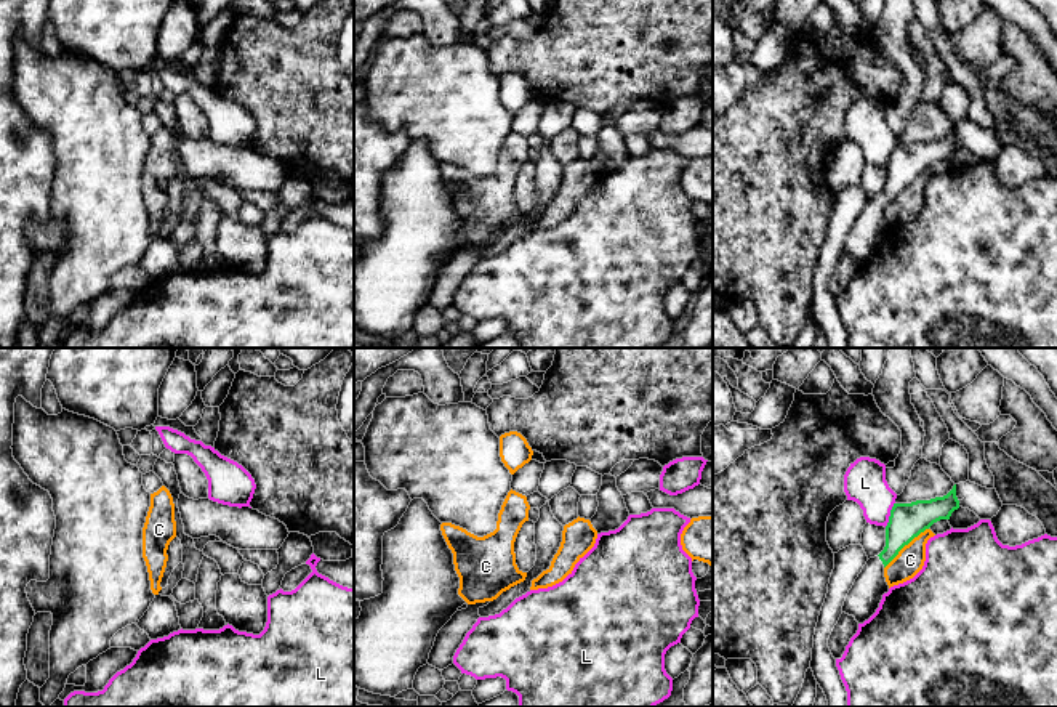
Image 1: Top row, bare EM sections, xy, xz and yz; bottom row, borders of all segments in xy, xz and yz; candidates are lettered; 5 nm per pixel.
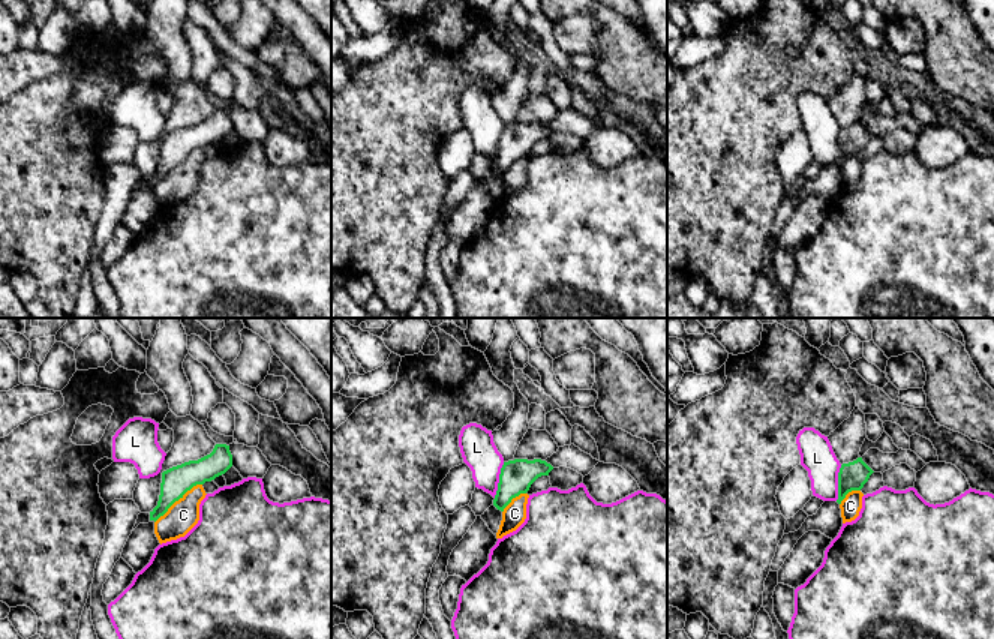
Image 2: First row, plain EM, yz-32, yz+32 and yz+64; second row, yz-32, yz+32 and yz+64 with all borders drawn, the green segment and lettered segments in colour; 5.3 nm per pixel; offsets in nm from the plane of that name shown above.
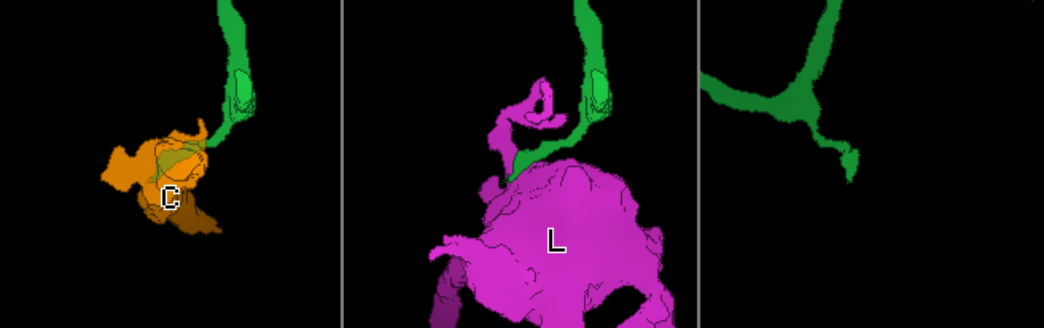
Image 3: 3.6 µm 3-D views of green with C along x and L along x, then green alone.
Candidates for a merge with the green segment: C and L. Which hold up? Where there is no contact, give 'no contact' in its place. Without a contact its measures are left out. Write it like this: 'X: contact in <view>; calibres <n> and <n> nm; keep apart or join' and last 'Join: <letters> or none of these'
C: contact in yz; calibres 180 and 140 nm; keep apart
L: contact in yz; calibres 180 and 220 nm; keep apart
Join: none of these

